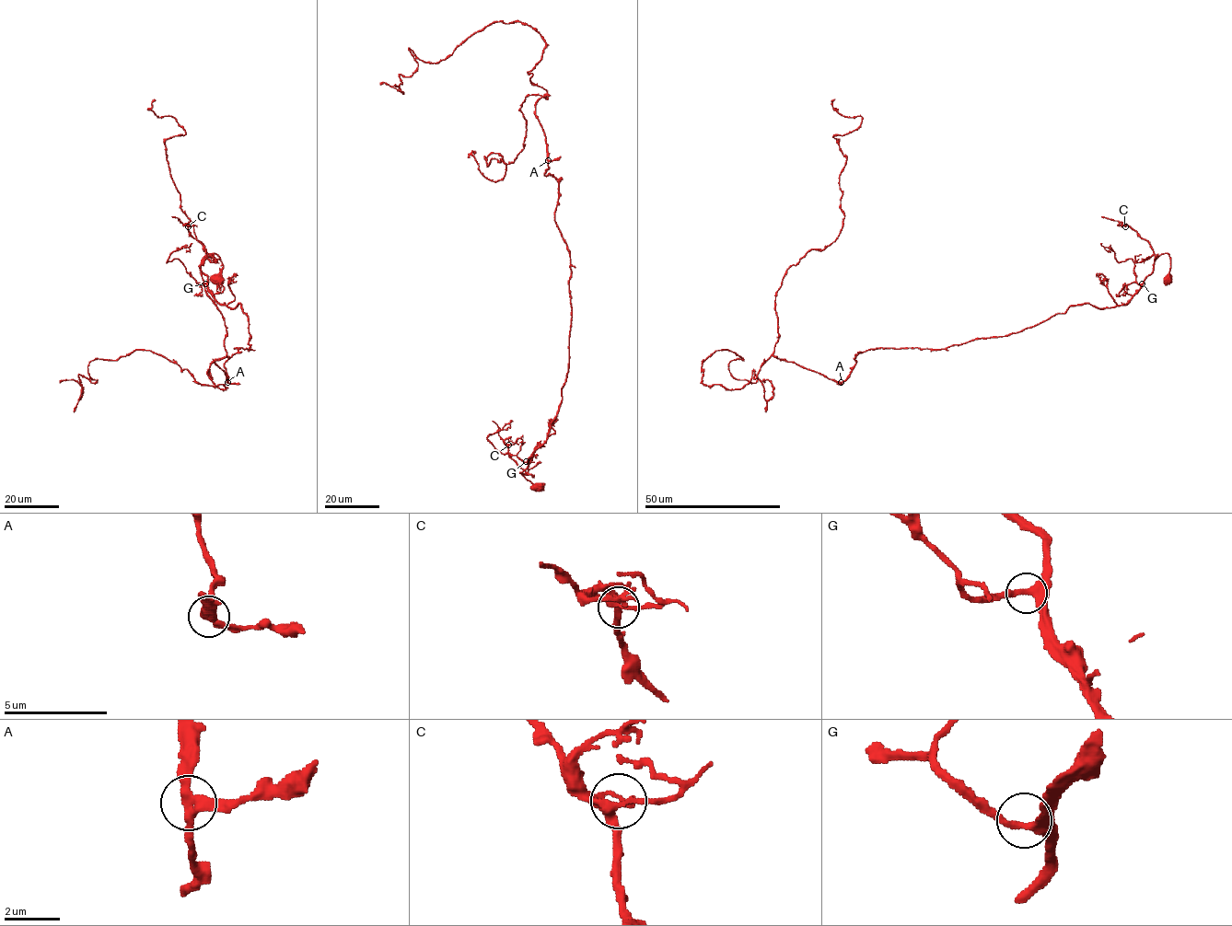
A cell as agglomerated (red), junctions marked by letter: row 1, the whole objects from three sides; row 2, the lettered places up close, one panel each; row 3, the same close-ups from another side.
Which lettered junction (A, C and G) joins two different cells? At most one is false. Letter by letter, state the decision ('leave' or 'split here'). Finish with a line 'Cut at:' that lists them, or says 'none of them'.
A: leave
C: leave
G: leave
Cut at: none of them

